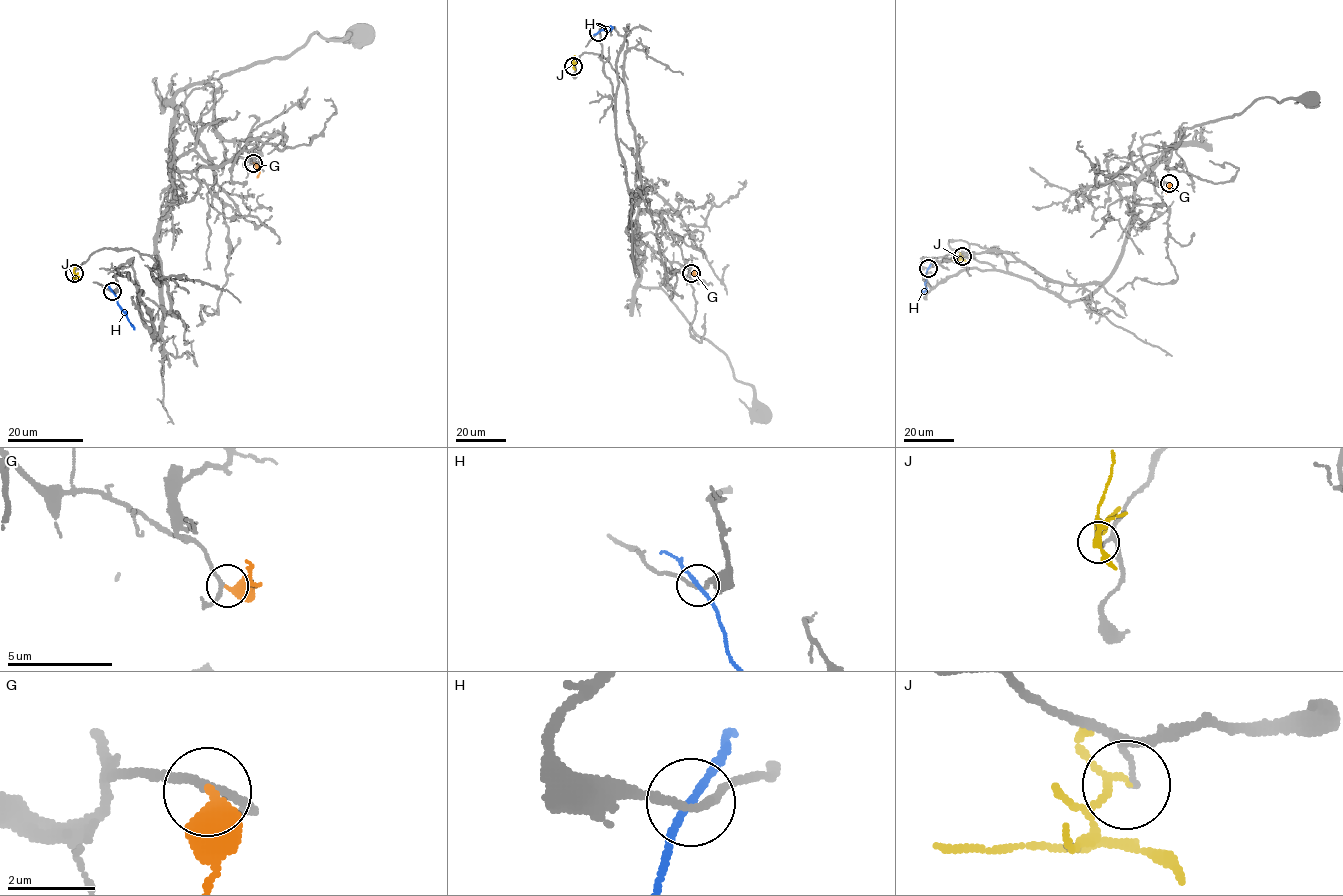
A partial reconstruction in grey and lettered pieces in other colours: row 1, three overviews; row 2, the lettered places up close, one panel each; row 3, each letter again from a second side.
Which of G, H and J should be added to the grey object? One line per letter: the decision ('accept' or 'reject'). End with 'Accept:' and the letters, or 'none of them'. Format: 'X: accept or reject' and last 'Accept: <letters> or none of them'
G: accept
H: reject
J: reject
Accept: G

